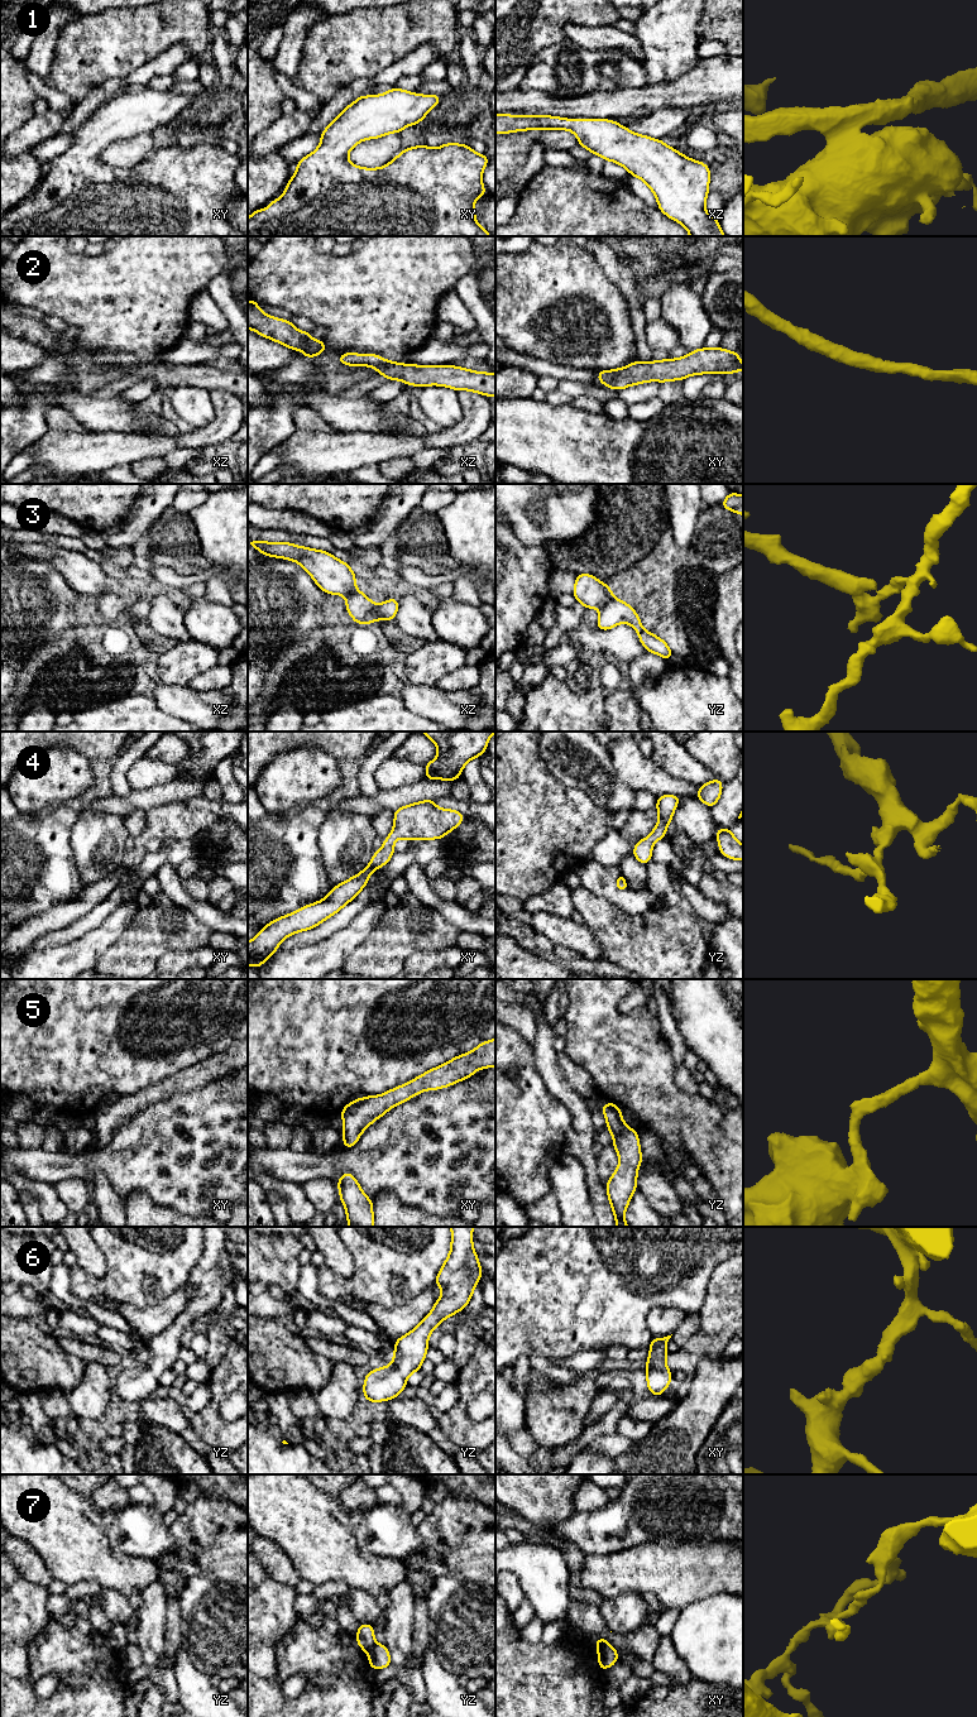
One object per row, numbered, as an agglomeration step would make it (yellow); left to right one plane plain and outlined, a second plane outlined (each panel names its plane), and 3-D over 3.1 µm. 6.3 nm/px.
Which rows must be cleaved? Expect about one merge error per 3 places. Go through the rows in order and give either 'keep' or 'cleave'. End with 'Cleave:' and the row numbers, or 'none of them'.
1: keep
2: keep
3: cleave
4: keep
5: keep
6: keep
7: cleave
Cleave: 3, 7

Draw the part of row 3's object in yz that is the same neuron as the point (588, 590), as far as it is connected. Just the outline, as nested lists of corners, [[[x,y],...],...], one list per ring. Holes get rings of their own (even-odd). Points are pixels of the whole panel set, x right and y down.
[[[578,574],[573,595],[586,609],[602,609],[612,596],[612,589],[590,574]]]

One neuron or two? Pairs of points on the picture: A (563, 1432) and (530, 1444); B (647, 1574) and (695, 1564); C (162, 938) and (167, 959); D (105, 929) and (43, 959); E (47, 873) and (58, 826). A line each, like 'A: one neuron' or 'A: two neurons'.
A: two neurons
B: one neuron
C: two neurons
D: one neuron
E: one neuron

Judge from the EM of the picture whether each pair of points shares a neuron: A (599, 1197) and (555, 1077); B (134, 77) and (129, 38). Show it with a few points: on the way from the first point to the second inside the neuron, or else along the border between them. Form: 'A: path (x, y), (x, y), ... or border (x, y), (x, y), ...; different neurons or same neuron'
A: path (589, 1166), (582, 1149), (582, 1116), (576, 1107); same neuron
B: border (158, 54), (121, 80); different neurons

